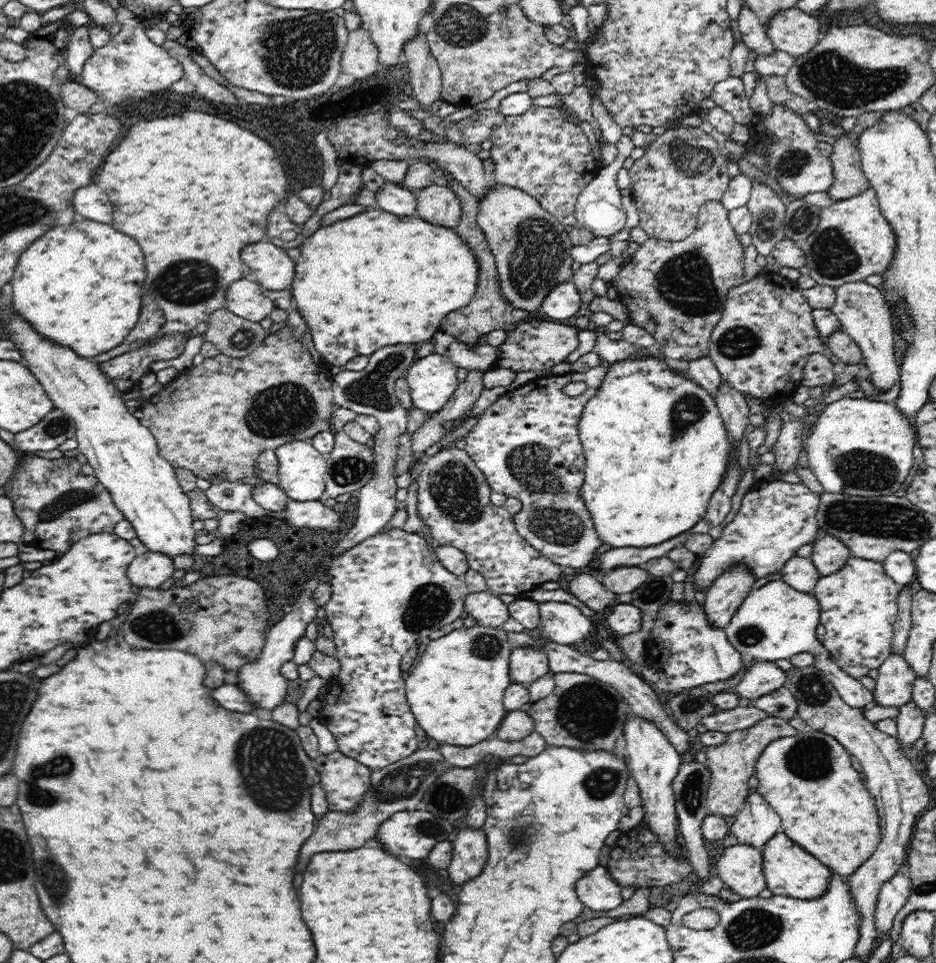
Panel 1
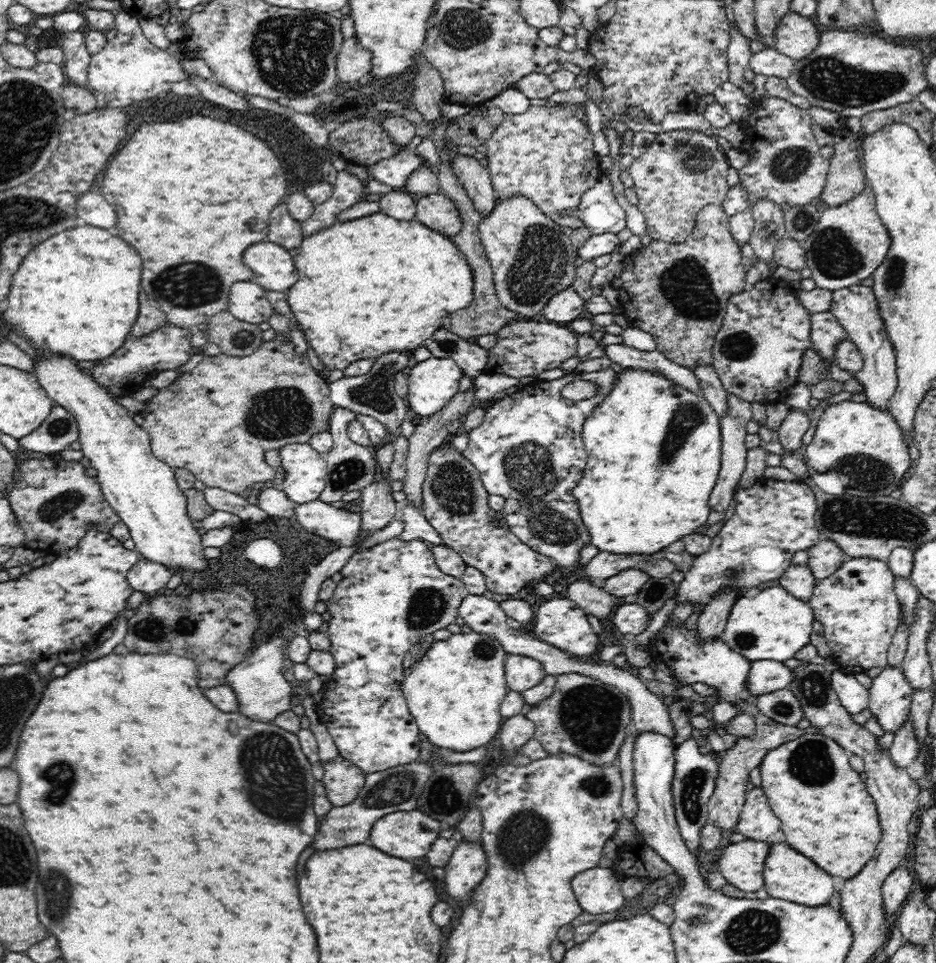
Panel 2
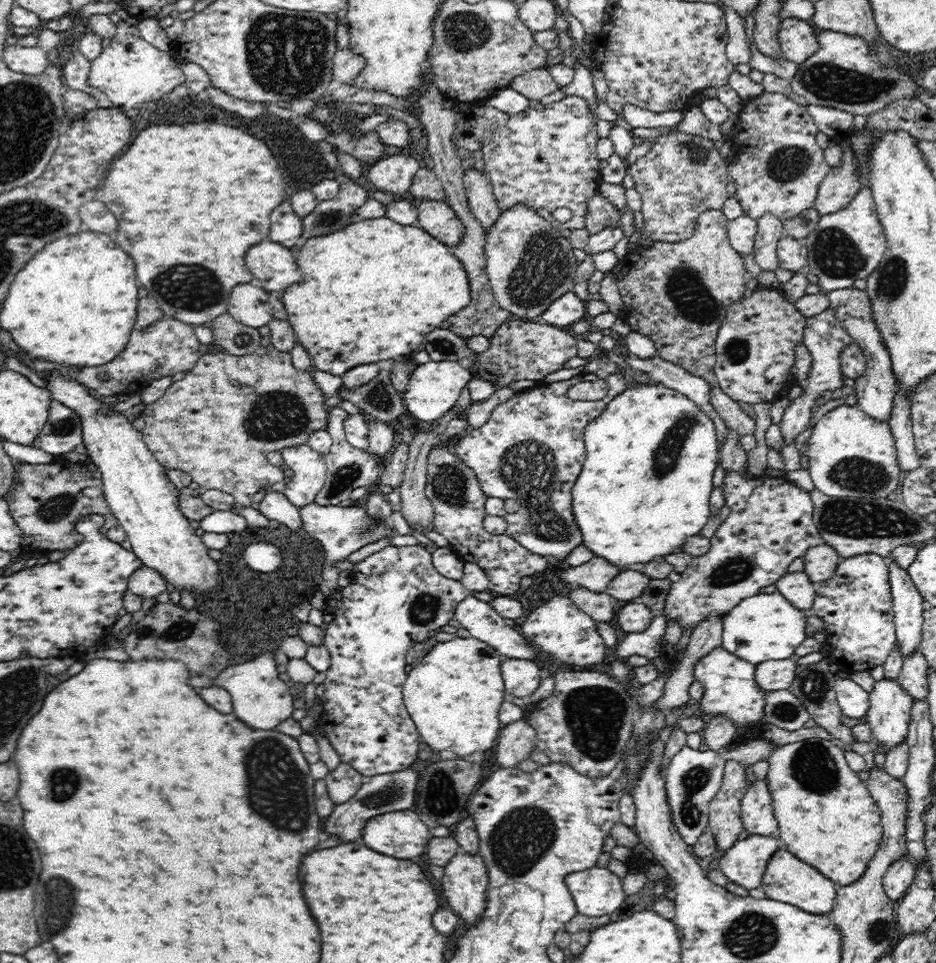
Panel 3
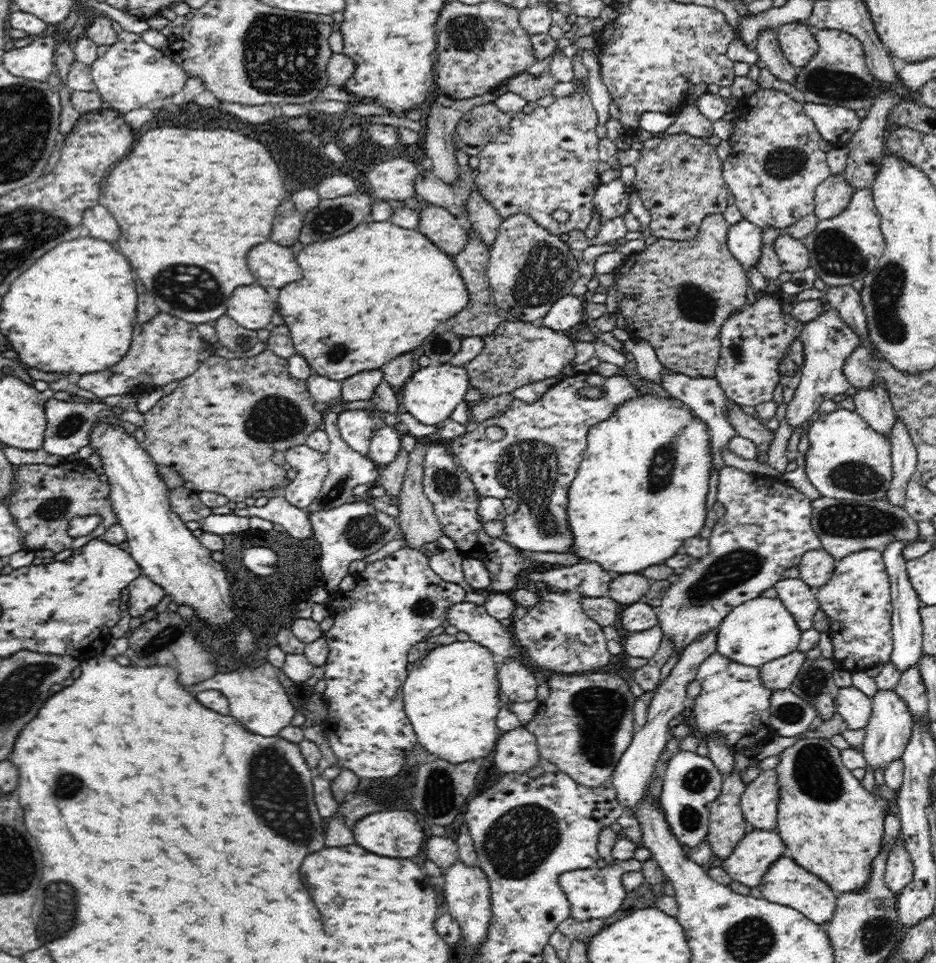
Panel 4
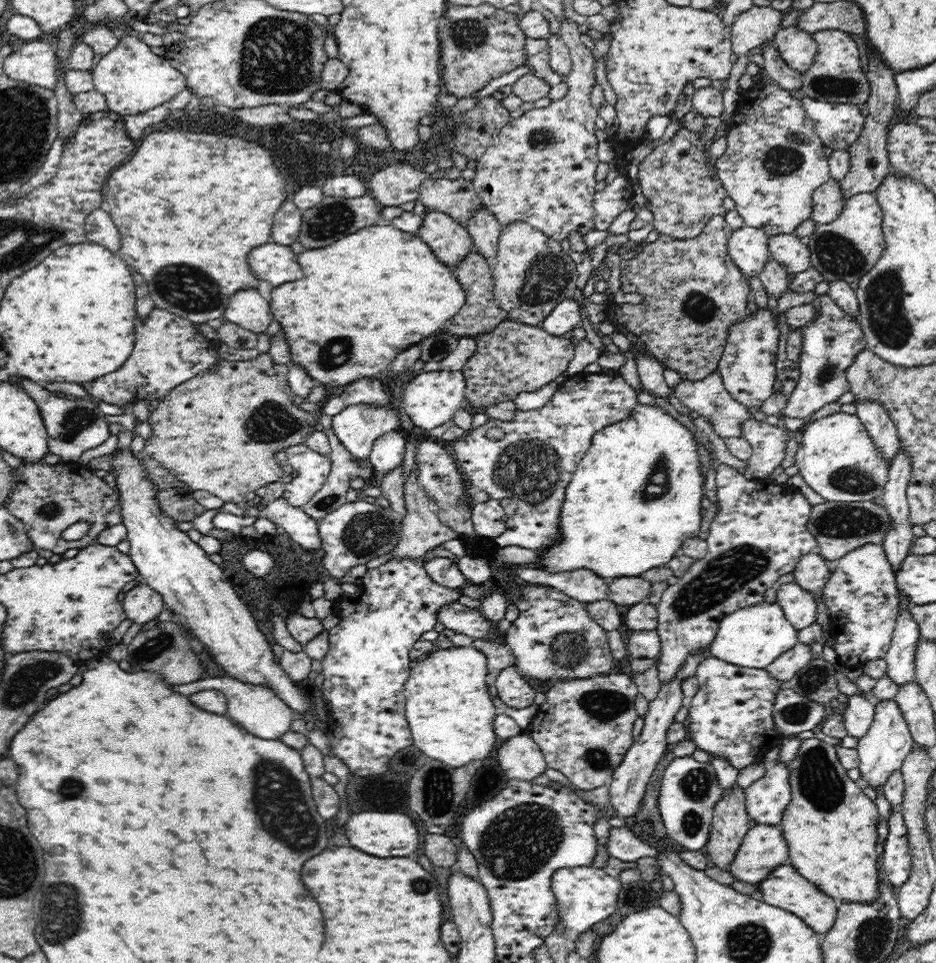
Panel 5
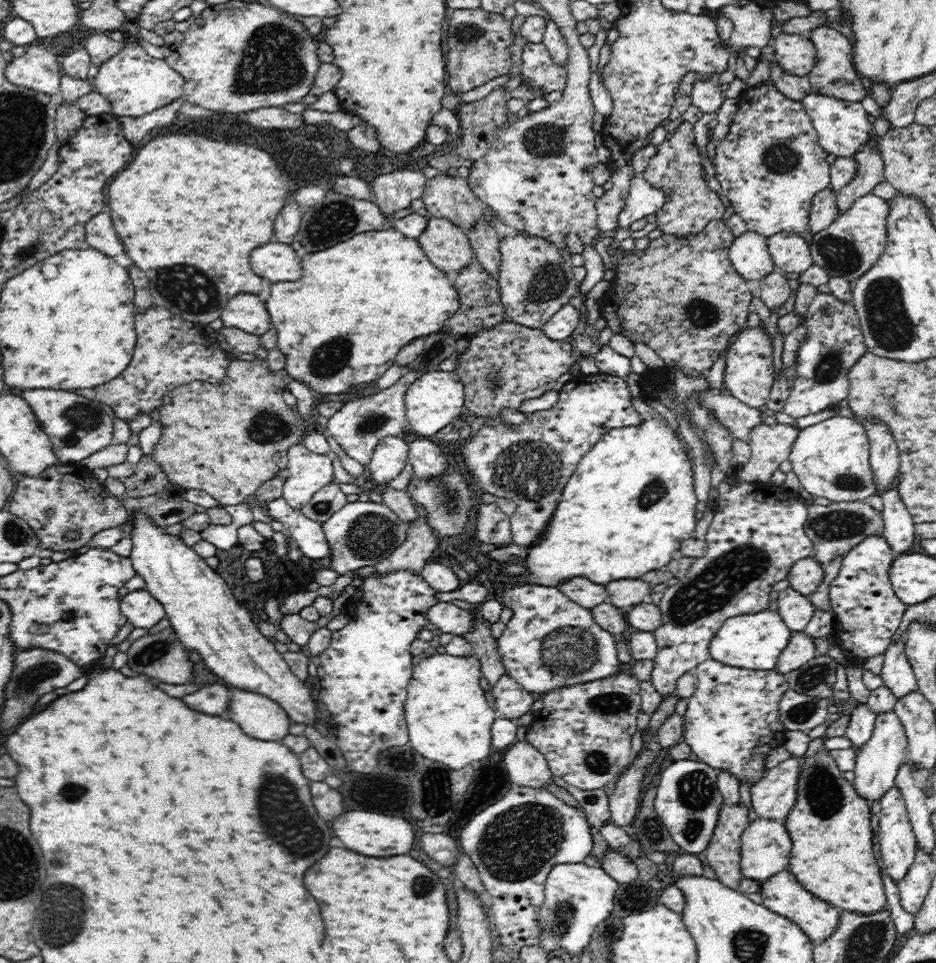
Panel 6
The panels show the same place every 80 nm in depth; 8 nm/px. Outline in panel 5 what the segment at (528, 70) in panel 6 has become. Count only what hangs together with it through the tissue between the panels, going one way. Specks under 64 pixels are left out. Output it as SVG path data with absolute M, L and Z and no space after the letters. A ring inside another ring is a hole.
M527 38L525 41L526 66L532 69L532 75L544 79L552 88L564 81L562 75L554 72L549 62L549 50L547 42L540 39Z

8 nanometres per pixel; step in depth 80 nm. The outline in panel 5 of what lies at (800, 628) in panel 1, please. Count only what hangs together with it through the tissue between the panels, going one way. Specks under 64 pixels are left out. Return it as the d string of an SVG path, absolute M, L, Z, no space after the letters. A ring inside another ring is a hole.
M762 603L725 615L720 621L715 641L709 646L709 654L736 666L764 670L798 642L797 630L790 625L780 605ZM860 695L845 700L848 704L843 714L846 732L860 740L868 734L868 729L874 720L875 703Z

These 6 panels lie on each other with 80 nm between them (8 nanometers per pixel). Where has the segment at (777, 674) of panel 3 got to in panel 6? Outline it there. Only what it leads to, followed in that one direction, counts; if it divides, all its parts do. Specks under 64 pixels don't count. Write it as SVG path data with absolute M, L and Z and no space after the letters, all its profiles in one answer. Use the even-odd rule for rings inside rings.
M803 630L792 632L789 644L780 654L780 660L774 669L780 674L786 674L800 668L800 665L806 664L815 657L816 643L814 643L814 638Z

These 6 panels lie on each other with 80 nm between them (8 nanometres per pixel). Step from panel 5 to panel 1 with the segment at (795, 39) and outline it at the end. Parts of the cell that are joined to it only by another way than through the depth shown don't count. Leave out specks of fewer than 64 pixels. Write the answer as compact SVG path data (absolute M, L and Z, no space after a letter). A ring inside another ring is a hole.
M792 7L775 14L766 32L775 50L798 58L816 47L820 24L814 16Z

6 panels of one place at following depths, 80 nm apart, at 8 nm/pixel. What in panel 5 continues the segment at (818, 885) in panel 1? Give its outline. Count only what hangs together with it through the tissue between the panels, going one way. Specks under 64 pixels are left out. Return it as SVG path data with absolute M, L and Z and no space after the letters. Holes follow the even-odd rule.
M790 863L778 867L758 885L758 890L763 896L762 902L796 915L812 929L812 932L818 933L818 936L825 935L835 923L838 904L832 897L820 892L820 889L816 889L810 881L800 876Z

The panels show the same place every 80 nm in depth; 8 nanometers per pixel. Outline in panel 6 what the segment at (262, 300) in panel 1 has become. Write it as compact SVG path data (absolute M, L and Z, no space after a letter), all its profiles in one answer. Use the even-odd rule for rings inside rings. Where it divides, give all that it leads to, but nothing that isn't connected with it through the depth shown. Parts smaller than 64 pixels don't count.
M242 293L232 297L220 319L224 327L234 327L259 337L271 328L267 306L255 294Z

